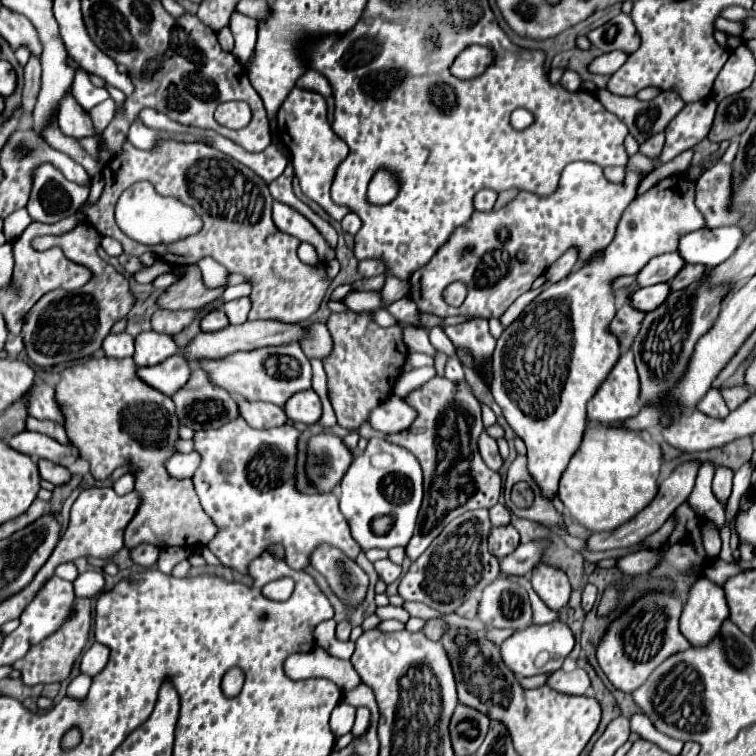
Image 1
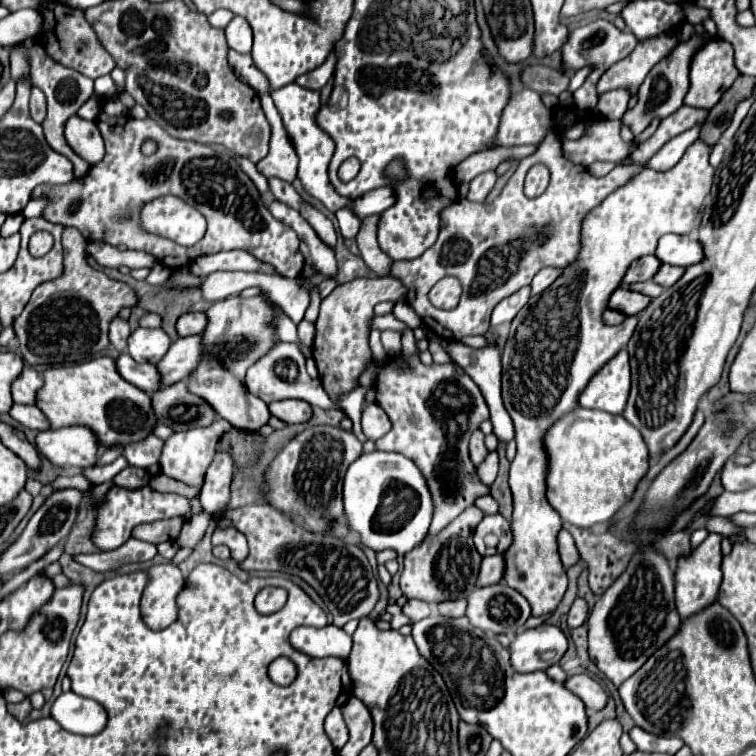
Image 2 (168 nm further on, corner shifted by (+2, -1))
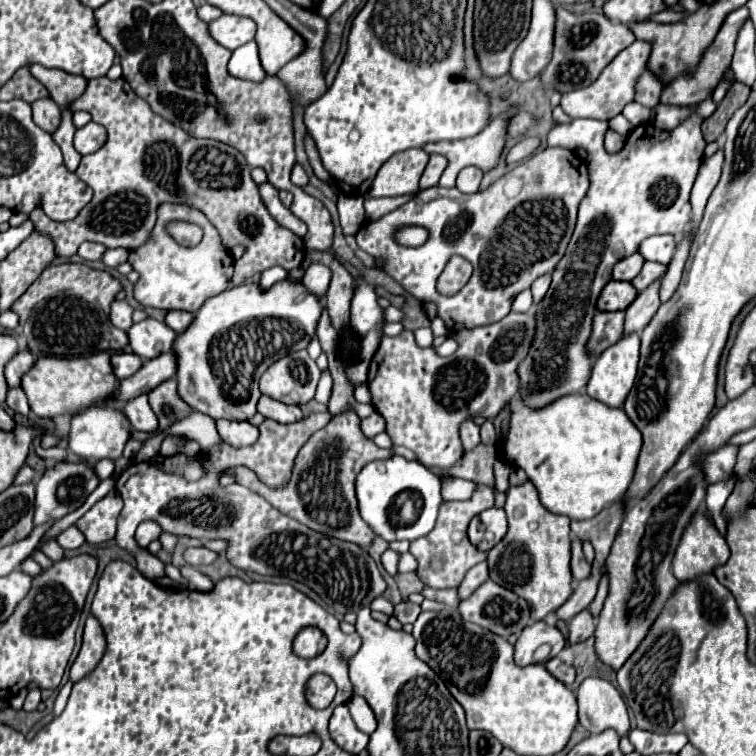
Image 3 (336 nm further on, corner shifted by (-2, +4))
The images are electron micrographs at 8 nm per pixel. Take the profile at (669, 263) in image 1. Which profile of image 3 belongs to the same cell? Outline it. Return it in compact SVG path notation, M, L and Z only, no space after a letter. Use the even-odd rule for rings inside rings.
M632 254L632 256L620 260L620 262L614 266L612 278L614 278L614 280L626 280L626 282L630 282L630 280L634 280L634 276L638 276L638 272L642 270L642 264L644 264L642 254Z

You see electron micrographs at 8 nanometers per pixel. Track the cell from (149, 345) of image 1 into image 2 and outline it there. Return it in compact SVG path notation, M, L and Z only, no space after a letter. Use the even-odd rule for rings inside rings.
M138 327L128 337L128 353L136 363L156 365L170 349L170 337L162 329L142 329Z

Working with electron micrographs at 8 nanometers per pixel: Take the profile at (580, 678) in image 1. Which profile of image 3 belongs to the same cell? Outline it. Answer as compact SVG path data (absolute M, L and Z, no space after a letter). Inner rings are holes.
M586 678L580 684L578 720L592 734L598 734L606 728L614 728L620 736L630 732L628 710L620 692L602 678Z

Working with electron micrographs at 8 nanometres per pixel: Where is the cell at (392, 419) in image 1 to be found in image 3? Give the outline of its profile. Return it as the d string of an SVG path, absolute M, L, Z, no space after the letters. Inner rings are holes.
M374 410L368 418L364 418L364 420L362 420L360 428L362 428L362 432L364 432L364 436L366 436L366 438L374 438L376 434L384 432L384 420L382 420L382 416Z

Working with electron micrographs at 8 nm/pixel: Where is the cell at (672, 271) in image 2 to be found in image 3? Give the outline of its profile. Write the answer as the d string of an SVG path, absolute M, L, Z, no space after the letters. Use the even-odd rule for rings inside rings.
M646 262L646 264L644 264L644 268L642 268L642 272L632 280L632 284L634 284L634 288L636 288L638 292L642 292L642 290L646 290L652 282L660 280L660 278L666 274L666 270L668 270L668 266L666 266L666 264Z

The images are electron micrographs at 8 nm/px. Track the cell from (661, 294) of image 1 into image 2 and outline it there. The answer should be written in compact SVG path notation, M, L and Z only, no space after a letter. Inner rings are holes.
M618 287L612 293L612 297L608 299L608 307L616 309L624 315L636 315L642 309L646 309L648 303L650 303L650 297L646 297L642 293L636 293L636 291L630 291L626 287Z

